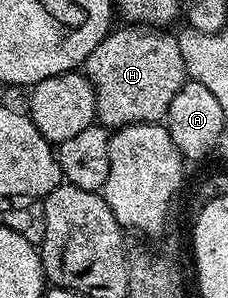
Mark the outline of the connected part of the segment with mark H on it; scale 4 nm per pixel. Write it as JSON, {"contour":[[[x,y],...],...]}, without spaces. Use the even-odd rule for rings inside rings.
{"contour":[[[126,26],[107,32],[106,37],[88,54],[84,74],[96,94],[96,120],[107,130],[129,124],[157,124],[176,98],[176,90],[188,79],[184,58],[180,58],[177,35],[161,36],[150,26]]]}

